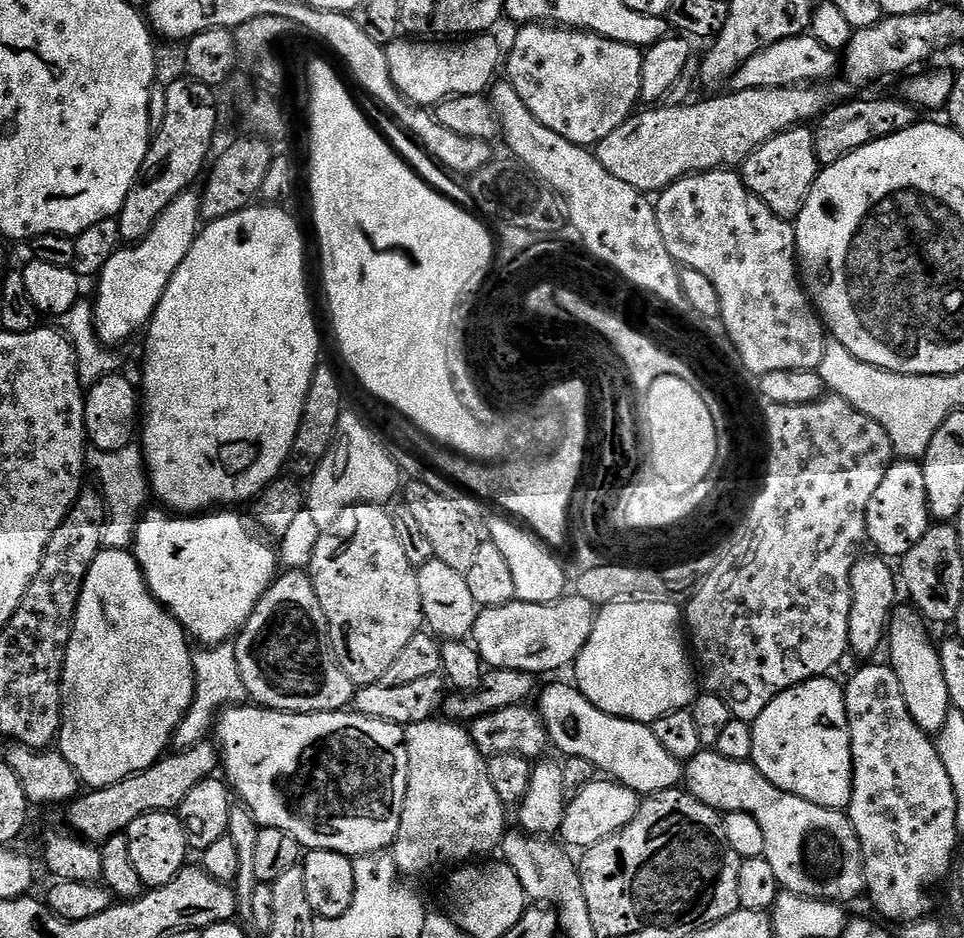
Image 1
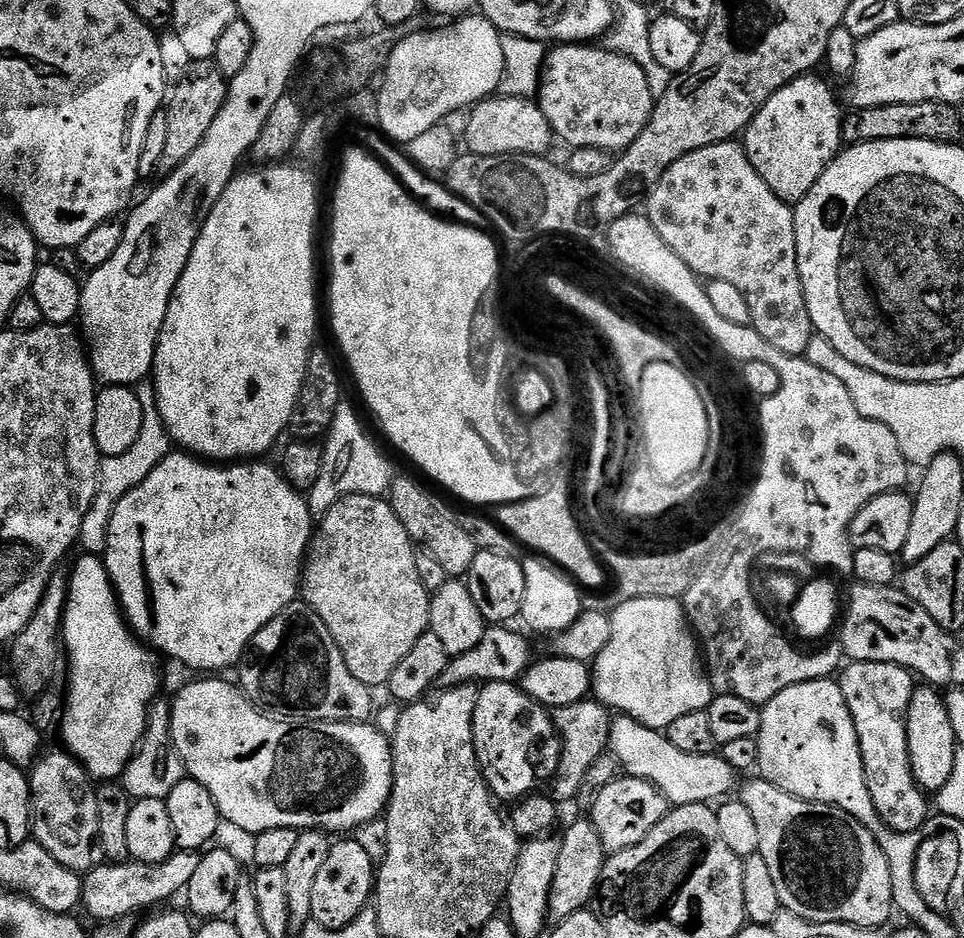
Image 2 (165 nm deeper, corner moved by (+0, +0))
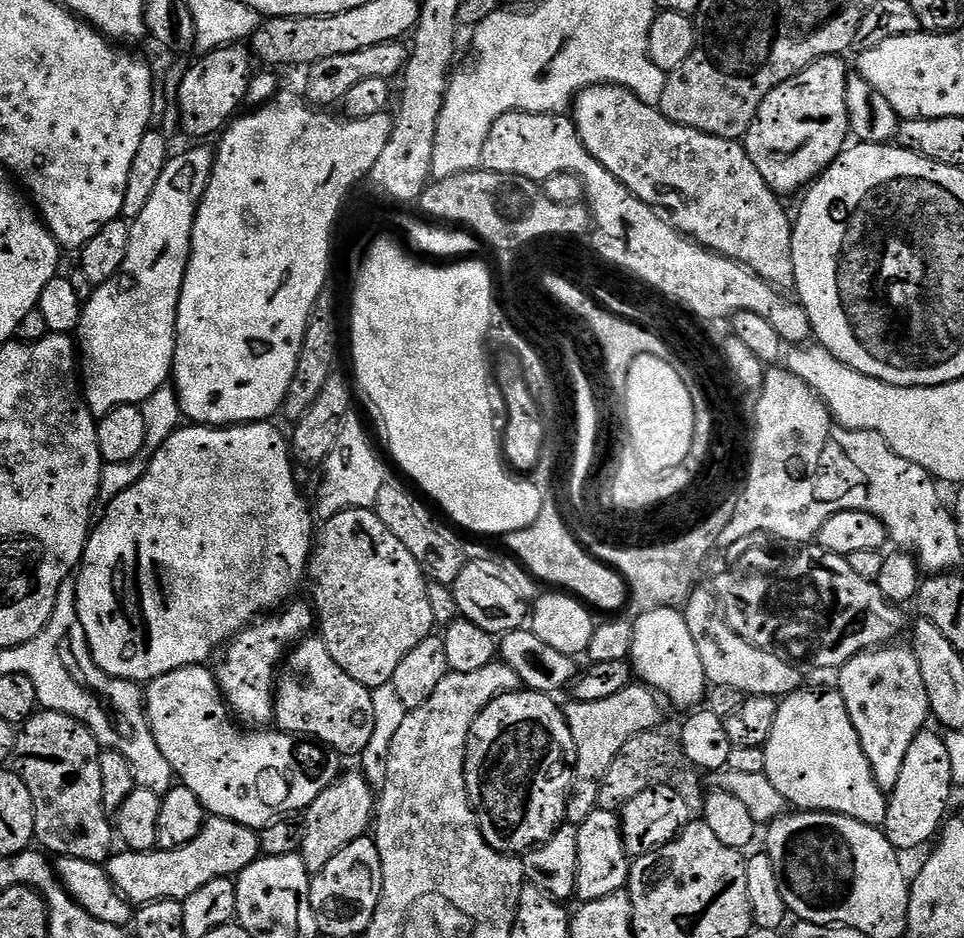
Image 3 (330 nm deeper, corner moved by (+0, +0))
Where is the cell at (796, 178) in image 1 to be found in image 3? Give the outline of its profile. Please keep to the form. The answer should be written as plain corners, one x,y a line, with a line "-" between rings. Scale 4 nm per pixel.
823,56
806,66
806,70
794,74
794,78
782,82
782,86
770,90
770,94
762,98
762,106
758,106
754,122
750,122
750,130
742,138
750,162
754,162
758,174
762,174
772,191
781,197
787,198
791,192
807,189
839,158
849,143
846,86
850,69
842,61
840,56

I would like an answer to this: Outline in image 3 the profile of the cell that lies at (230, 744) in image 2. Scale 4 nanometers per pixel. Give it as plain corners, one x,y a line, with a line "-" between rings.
208,666
179,668
170,674
162,674
157,680
151,681
146,688
146,715
154,742
158,742
158,750
162,750
162,758
166,758
166,762
170,762
175,779
190,790
194,790
198,802
202,802
205,813
209,817
220,816
224,820
233,820
247,828
259,830
266,826
266,822
279,816
303,813
312,805
314,798
318,798
318,794
322,794
322,790
329,788
342,772
340,769
341,757
333,754
327,747
321,746
319,743
305,742
295,735
279,730
243,730
241,725
230,715
230,709
225,704
224,696
220,692
220,683
216,681
213,669

